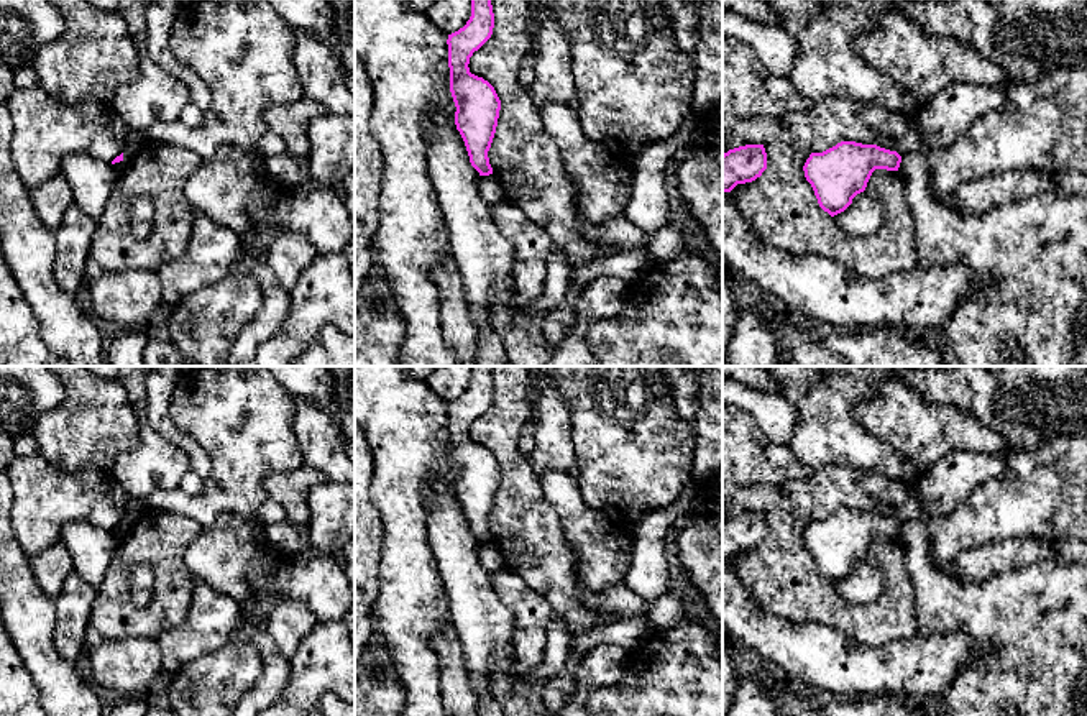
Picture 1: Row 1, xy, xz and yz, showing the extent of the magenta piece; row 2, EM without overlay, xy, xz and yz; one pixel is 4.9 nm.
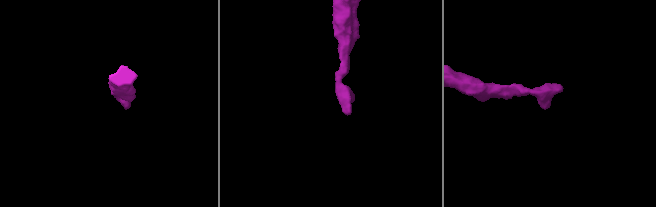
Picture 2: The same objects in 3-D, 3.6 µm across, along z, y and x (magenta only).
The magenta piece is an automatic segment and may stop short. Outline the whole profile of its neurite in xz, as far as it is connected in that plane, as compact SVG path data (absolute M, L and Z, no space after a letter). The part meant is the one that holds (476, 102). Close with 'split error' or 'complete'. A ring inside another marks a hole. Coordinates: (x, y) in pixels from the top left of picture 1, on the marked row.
M471 0L470 20L447 39L455 125L479 176L493 174L488 151L496 133L501 100L488 80L470 72L468 64L473 53L491 38L493 28L491 0Z | complete

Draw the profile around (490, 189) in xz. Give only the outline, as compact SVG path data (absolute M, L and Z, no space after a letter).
M493 174L481 176L481 179L478 181L478 192L479 192L481 199L489 207L506 200L502 186L499 184L499 181Z

